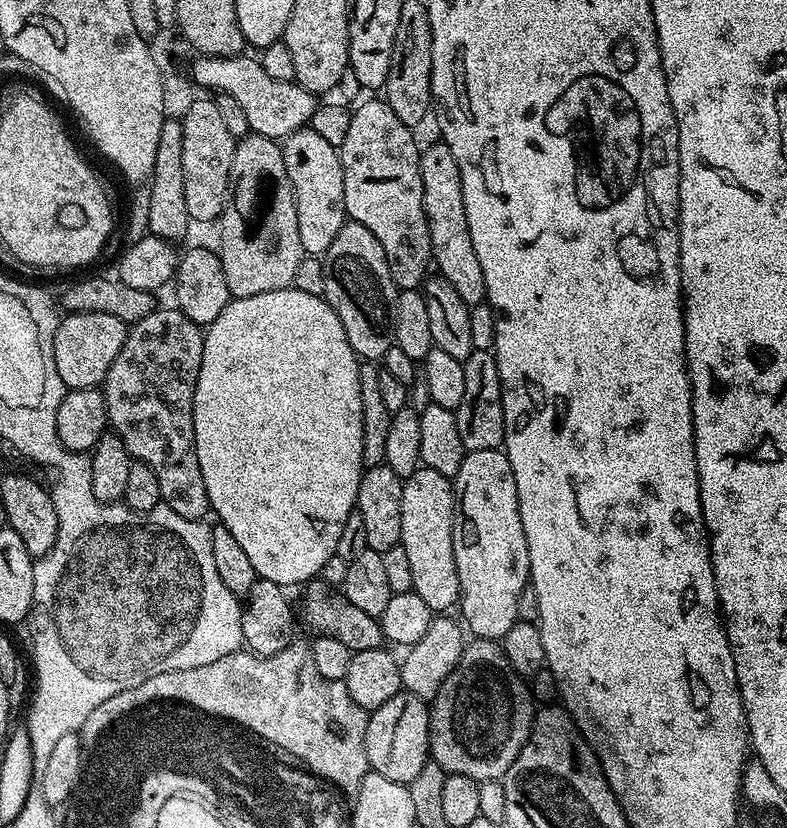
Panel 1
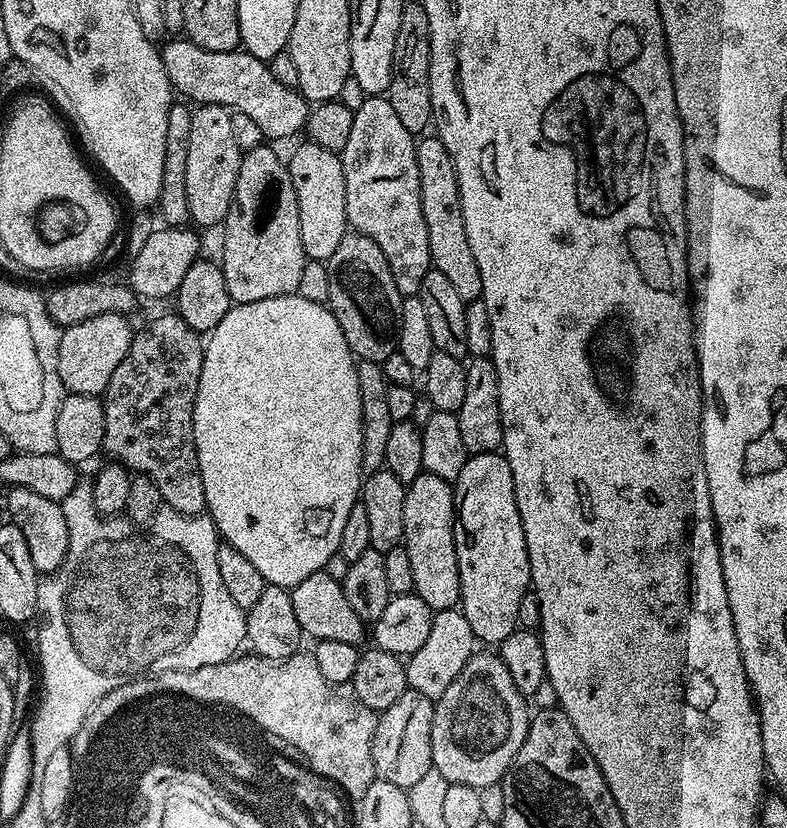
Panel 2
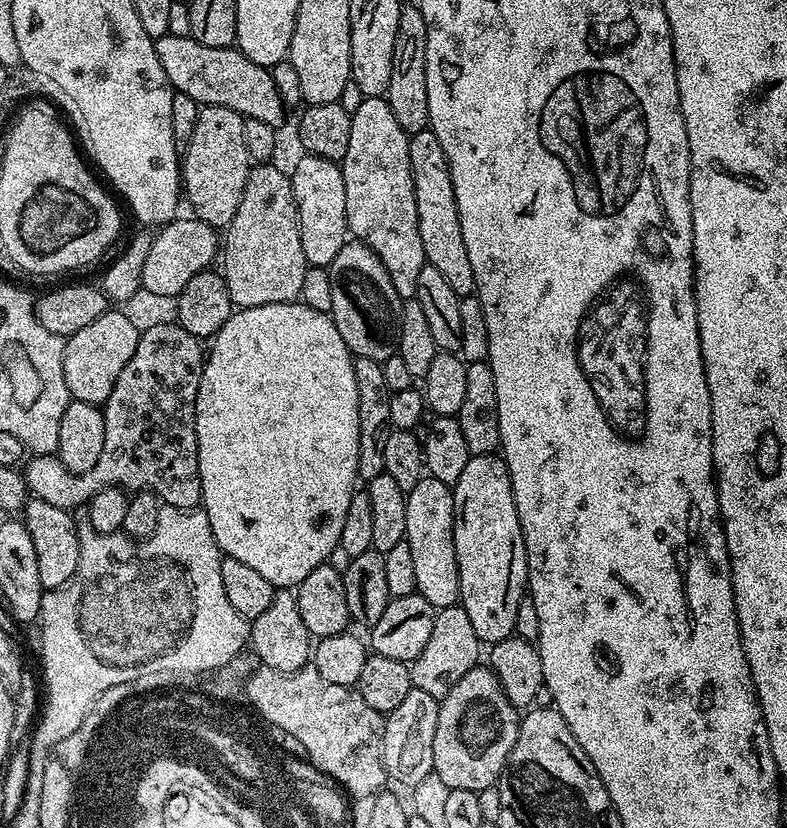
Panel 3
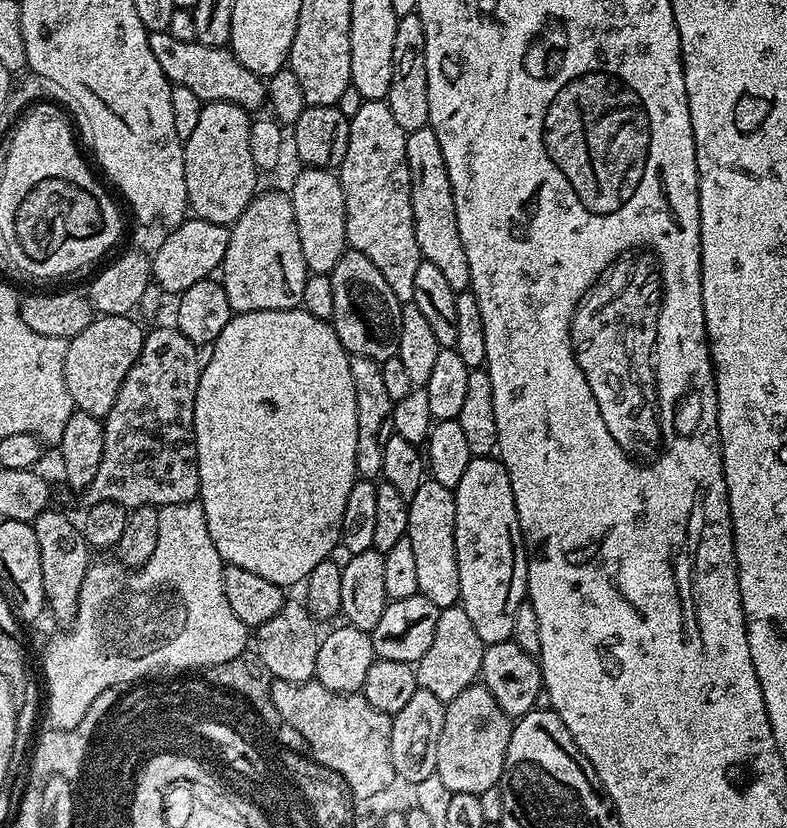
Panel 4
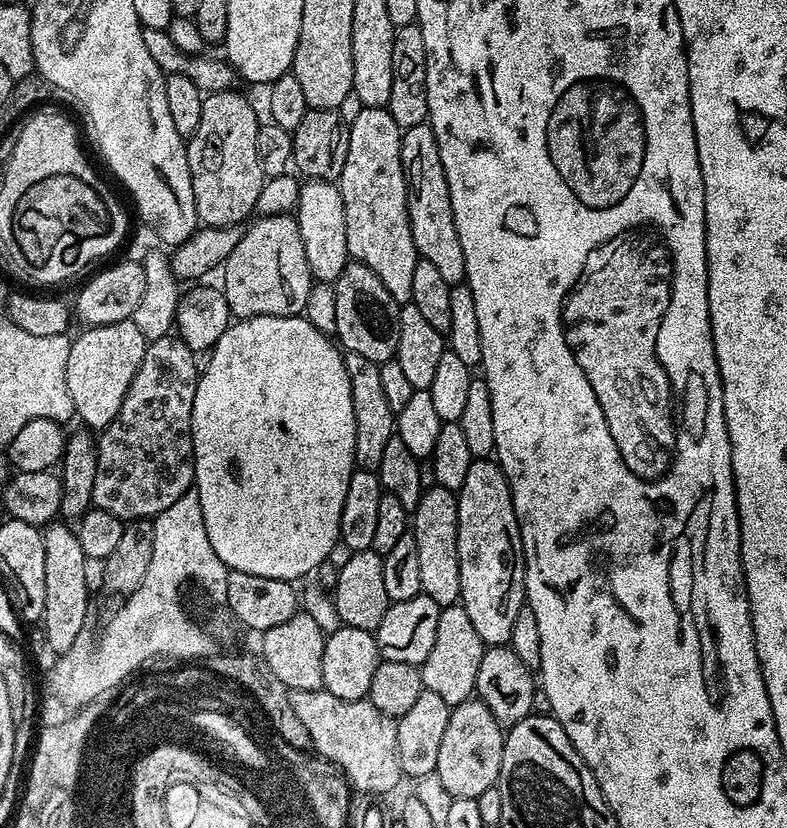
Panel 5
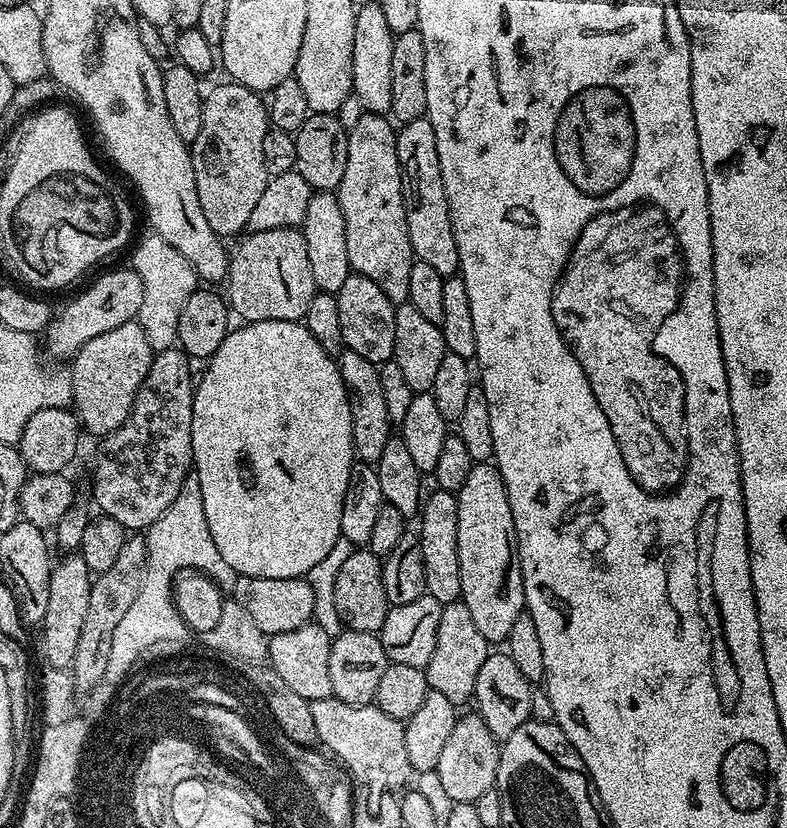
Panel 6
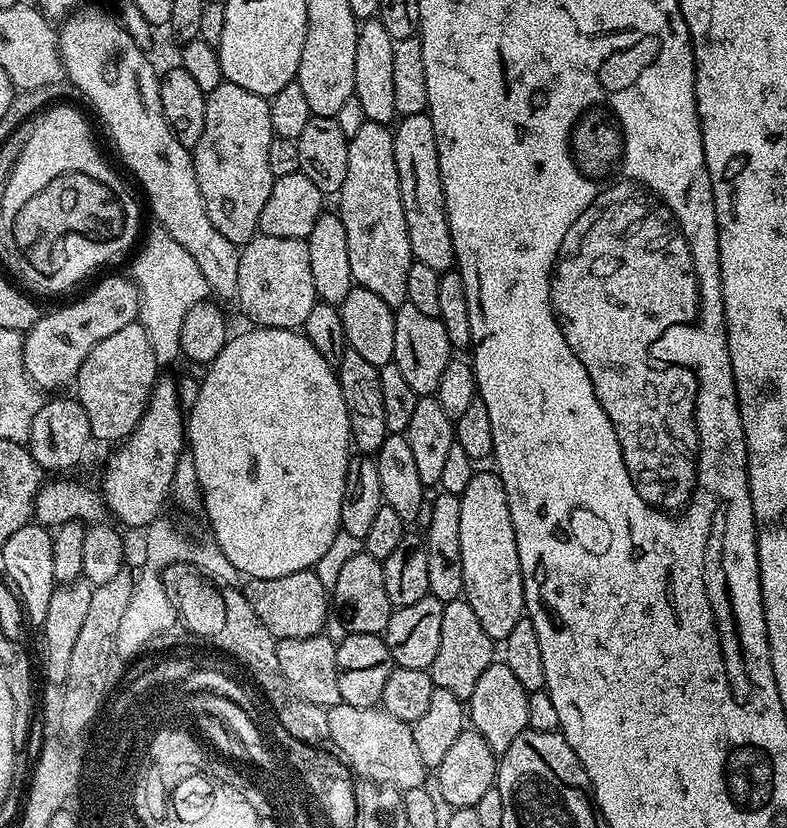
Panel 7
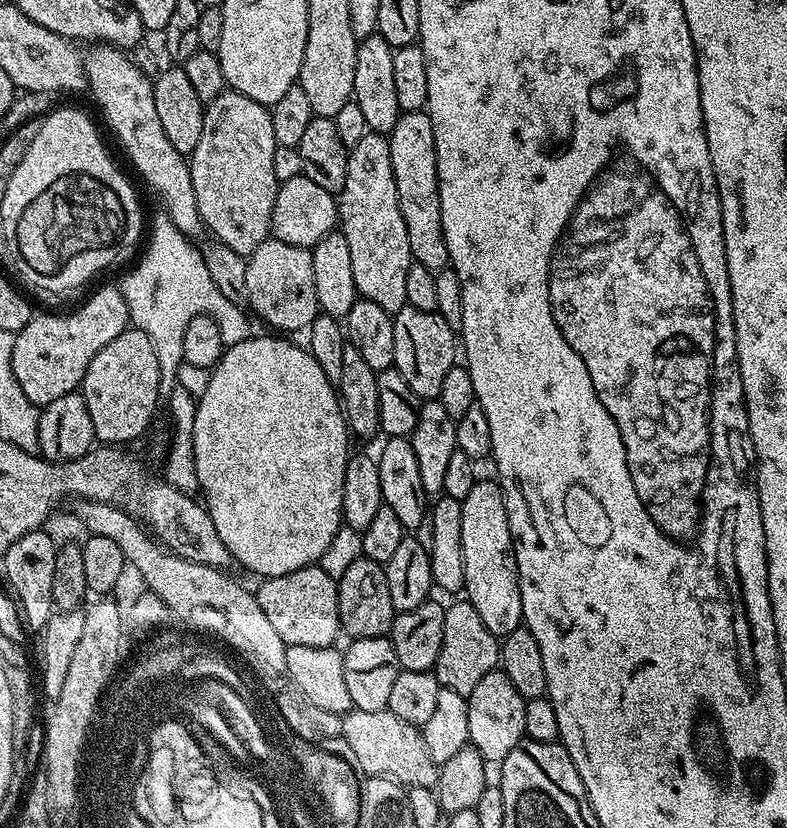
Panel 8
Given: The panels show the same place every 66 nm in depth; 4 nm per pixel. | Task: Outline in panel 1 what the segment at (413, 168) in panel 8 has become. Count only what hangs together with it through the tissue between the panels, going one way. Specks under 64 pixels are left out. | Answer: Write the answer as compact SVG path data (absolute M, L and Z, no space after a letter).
M437 142L433 148L420 153L420 177L424 187L424 214L428 218L428 233L432 239L432 260L440 267L439 275L458 290L458 298L475 306L485 299L484 275L474 254L474 242L470 238L468 219L464 209L464 195L460 185L460 171L456 159L448 151L448 145Z

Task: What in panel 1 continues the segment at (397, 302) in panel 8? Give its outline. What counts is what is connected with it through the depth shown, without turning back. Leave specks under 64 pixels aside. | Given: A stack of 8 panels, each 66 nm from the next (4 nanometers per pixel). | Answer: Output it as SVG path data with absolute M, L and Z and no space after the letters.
M383 99L368 100L365 104L359 104L355 105L357 108L354 108L352 112L350 130L346 130L346 138L338 148L340 164L344 167L344 211L355 223L366 226L366 230L370 230L370 234L374 234L374 238L378 238L378 242L384 248L385 256L388 257L388 262L392 270L392 281L396 283L397 289L416 290L421 287L422 281L425 279L424 271L427 270L428 264L430 268L430 261L432 260L432 239L428 233L428 218L424 214L424 187L422 186L422 178L420 177L421 149L419 147L416 148L416 140L412 137L413 129L409 125L403 124L398 118L398 114L394 114L392 107Z

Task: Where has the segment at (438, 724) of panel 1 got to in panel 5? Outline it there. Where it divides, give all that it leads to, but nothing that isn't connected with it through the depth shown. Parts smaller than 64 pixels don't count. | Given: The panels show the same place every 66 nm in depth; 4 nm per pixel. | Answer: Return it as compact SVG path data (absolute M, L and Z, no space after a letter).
M479 698L455 705L449 711L442 746L438 746L435 773L453 798L461 796L474 800L499 781L505 735L505 729Z

